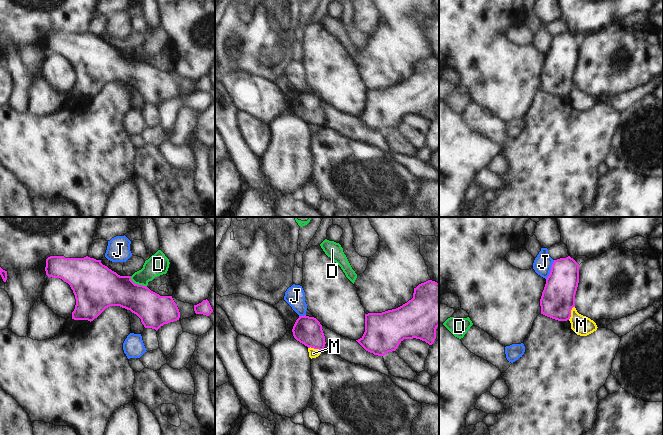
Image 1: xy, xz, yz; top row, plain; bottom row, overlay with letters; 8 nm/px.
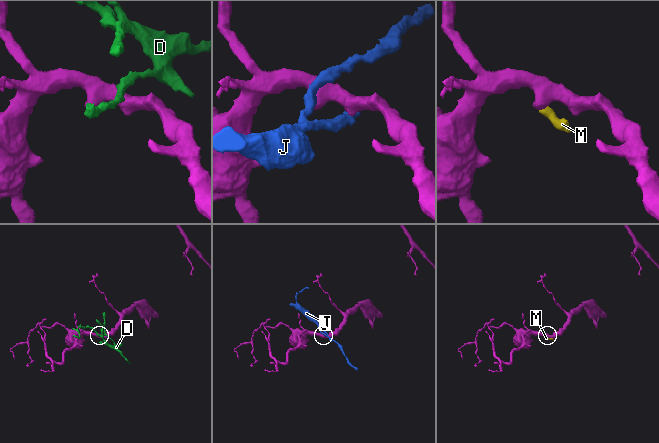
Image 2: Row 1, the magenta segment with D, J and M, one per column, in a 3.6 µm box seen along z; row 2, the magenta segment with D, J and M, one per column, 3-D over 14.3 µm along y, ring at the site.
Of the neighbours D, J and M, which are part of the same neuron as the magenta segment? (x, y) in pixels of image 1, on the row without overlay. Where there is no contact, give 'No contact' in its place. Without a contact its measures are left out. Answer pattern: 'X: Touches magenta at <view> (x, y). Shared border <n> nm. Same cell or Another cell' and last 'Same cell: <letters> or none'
D: Touches magenta at xy (137, 60). Shared border 160 nm. Another cell
J: Touches magenta at yz (551, 46). Shared border 170 nm. Another cell
M: Touches magenta at yz (570, 89). Shared border 120 nm. Another cell
Same cell: none.

